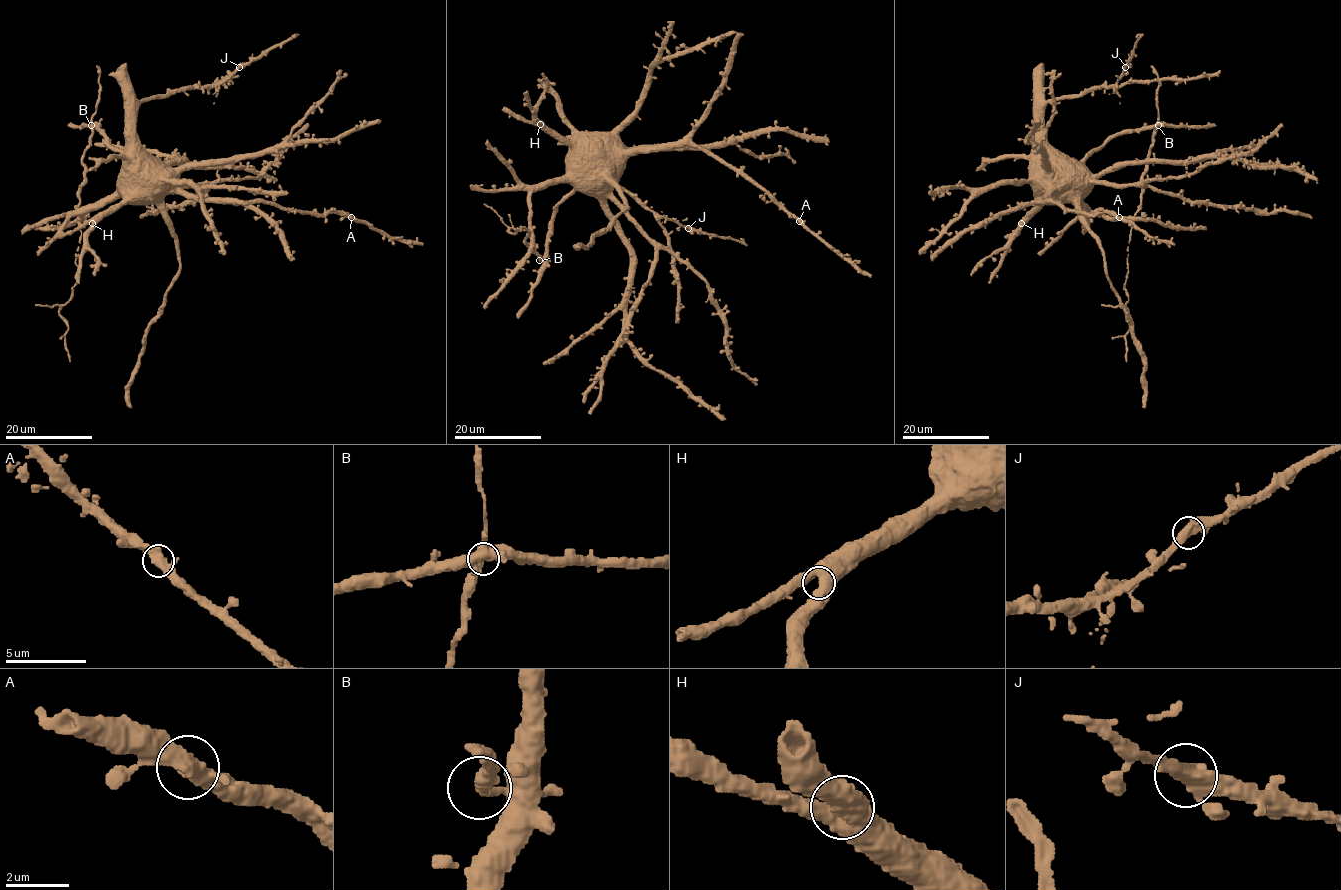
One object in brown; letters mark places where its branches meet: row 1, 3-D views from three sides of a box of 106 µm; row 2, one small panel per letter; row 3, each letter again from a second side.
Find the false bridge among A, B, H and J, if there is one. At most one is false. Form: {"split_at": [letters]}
{"split_at": []}

